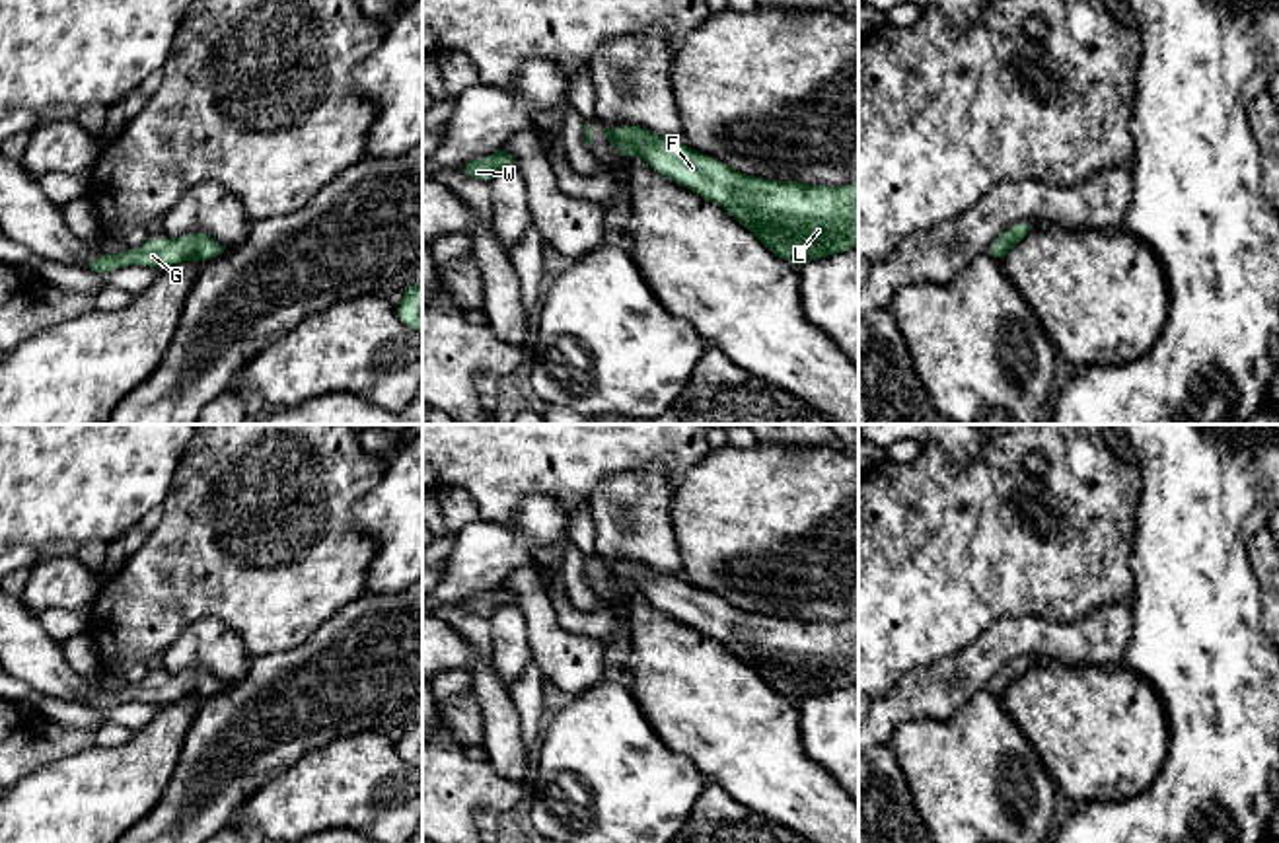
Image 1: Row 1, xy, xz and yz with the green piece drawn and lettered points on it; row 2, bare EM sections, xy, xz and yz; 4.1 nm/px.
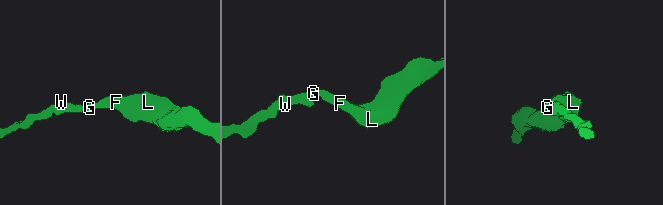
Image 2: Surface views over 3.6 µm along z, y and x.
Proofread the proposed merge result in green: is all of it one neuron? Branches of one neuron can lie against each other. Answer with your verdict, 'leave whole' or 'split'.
leave whole

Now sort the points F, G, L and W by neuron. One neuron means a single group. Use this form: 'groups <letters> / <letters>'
groups F G L W

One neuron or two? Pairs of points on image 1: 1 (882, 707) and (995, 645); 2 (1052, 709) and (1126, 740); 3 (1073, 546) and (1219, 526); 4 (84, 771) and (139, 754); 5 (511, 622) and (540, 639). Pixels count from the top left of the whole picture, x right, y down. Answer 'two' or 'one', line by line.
1: one
2: one
3: two
4: one
5: two

